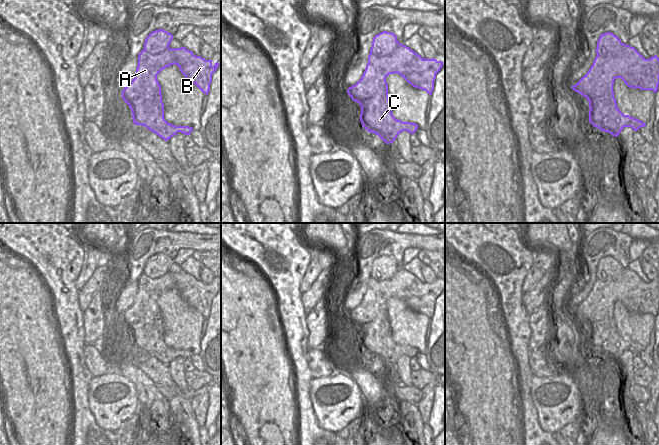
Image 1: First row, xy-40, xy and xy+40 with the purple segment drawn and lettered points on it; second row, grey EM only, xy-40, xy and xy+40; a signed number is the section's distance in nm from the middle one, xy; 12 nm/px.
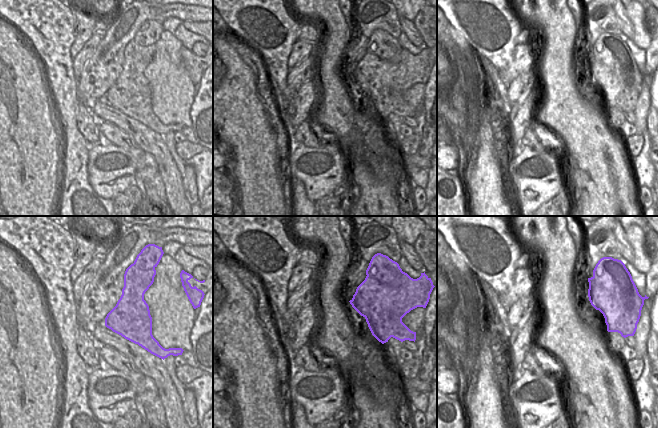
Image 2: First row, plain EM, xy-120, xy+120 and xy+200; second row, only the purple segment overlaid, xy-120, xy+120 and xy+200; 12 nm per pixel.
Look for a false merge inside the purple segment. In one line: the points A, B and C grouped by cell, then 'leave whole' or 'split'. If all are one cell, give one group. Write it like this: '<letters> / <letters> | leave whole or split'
A C / B | split

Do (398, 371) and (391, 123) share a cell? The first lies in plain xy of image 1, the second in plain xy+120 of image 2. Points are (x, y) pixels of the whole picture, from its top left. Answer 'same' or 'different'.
same

